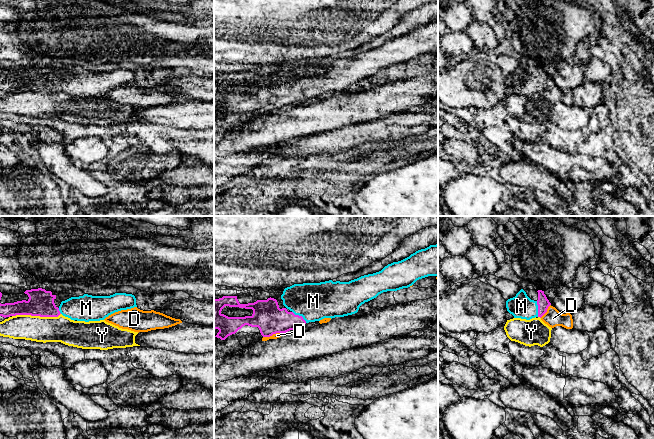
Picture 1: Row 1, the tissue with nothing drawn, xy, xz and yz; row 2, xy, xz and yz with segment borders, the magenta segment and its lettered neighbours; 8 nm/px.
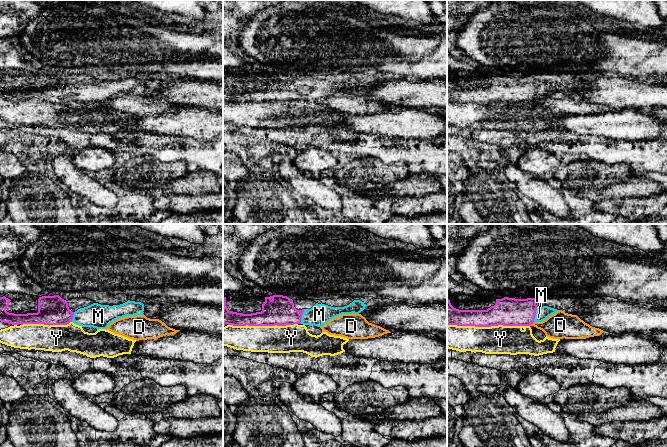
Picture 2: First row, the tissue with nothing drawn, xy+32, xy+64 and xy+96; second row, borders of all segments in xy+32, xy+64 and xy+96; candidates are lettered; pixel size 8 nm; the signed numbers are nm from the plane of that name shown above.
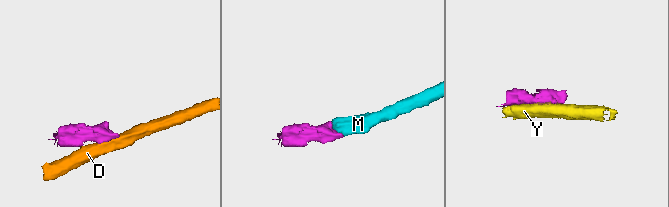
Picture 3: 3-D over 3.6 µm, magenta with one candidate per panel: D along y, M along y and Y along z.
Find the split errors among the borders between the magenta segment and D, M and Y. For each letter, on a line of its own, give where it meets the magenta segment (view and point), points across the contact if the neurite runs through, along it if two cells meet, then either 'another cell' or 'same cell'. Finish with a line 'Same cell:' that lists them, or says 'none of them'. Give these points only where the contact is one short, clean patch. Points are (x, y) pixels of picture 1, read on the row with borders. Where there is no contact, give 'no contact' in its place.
D: xz (272, 334) | along xz (281, 333), (273, 333), (263, 337) | another cell
M: xz (300, 316) | across xz (269, 318), (300, 316), (313, 301) | same cell
Y: xy (36, 315) | another cell
Same cell: M

